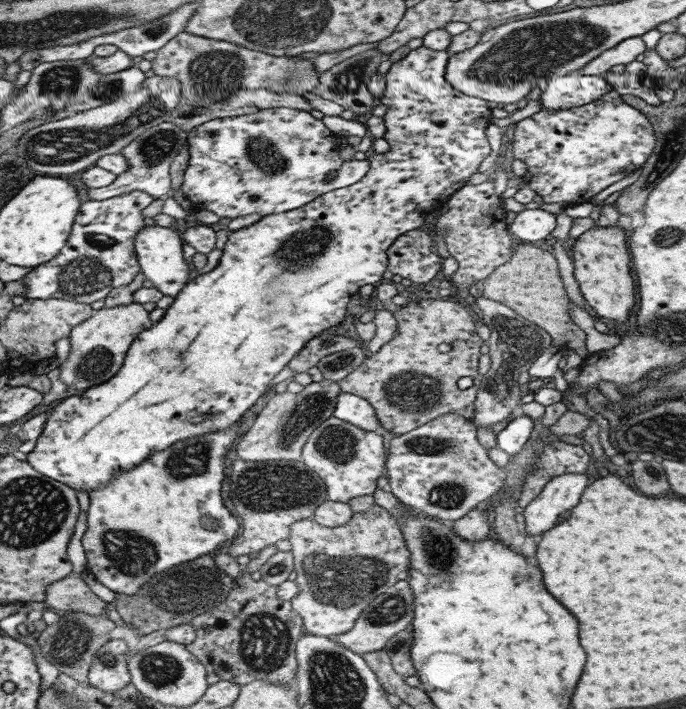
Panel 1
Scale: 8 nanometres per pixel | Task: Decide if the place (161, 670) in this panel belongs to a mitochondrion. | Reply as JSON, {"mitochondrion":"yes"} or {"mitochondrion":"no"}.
{"mitochondrion":"yes"}

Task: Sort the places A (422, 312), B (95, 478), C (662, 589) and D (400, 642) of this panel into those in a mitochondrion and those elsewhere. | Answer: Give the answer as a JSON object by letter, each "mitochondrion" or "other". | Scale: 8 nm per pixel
{"A":"other","B":"other","C":"other","D":"mitochondrion"}

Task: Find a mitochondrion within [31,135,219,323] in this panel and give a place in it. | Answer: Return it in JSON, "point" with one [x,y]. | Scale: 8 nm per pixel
{"point":[85,275]}

